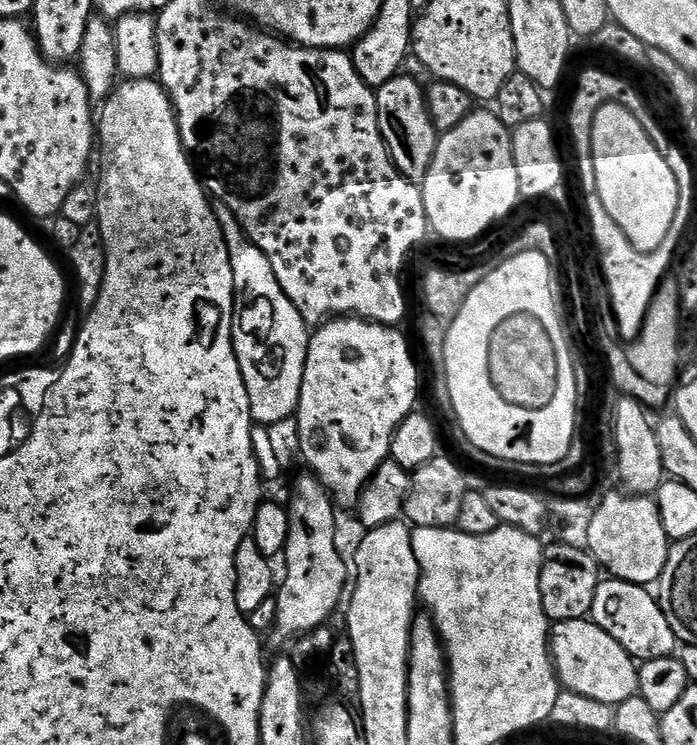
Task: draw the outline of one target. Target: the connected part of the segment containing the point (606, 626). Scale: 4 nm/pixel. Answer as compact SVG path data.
M615 578L601 579L598 594L594 594L592 621L610 638L618 641L637 661L643 662L650 658L662 658L673 655L677 651L678 641L674 630L670 630L670 622L666 622L666 614L662 614L659 599L652 596L643 584L631 584Z

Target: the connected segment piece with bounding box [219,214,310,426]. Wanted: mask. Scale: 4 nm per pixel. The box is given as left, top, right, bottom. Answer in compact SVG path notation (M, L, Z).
M224 214L219 222L228 247L230 270L234 270L236 313L232 315L232 345L246 382L250 414L257 425L273 426L283 420L291 421L302 394L309 325L305 324L294 302L286 298L282 286L278 286L278 278L274 278L274 269L266 254L252 244L238 218Z

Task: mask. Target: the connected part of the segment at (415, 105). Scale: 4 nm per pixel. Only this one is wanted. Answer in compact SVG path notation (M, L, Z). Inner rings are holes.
M399 74L392 80L375 89L376 109L378 110L378 130L384 139L384 145L397 172L413 182L423 182L430 170L430 162L436 153L438 133L432 116L428 113L428 104L422 84L411 80L405 74Z

